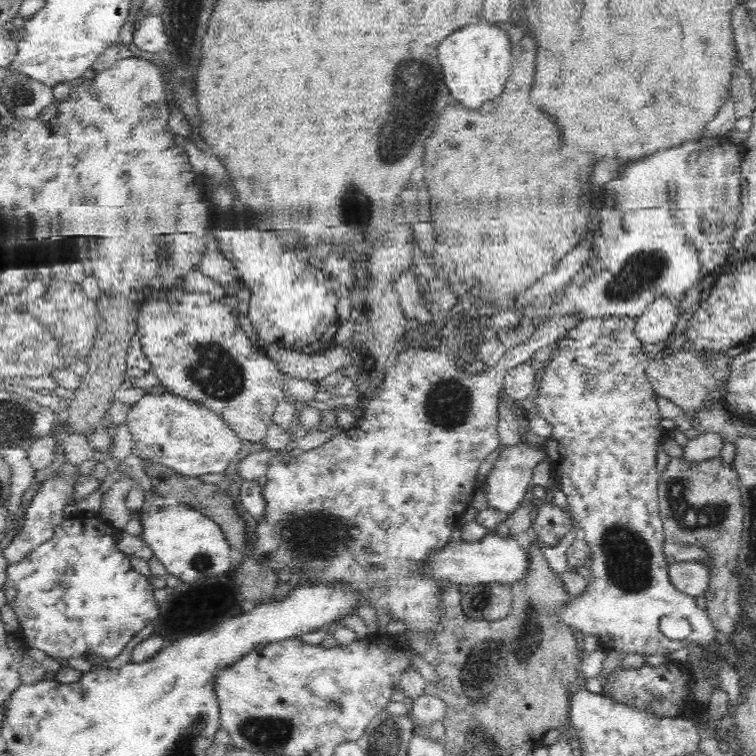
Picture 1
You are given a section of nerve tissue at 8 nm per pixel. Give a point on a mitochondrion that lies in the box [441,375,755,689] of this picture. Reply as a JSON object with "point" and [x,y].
{"point":[627,555]}

